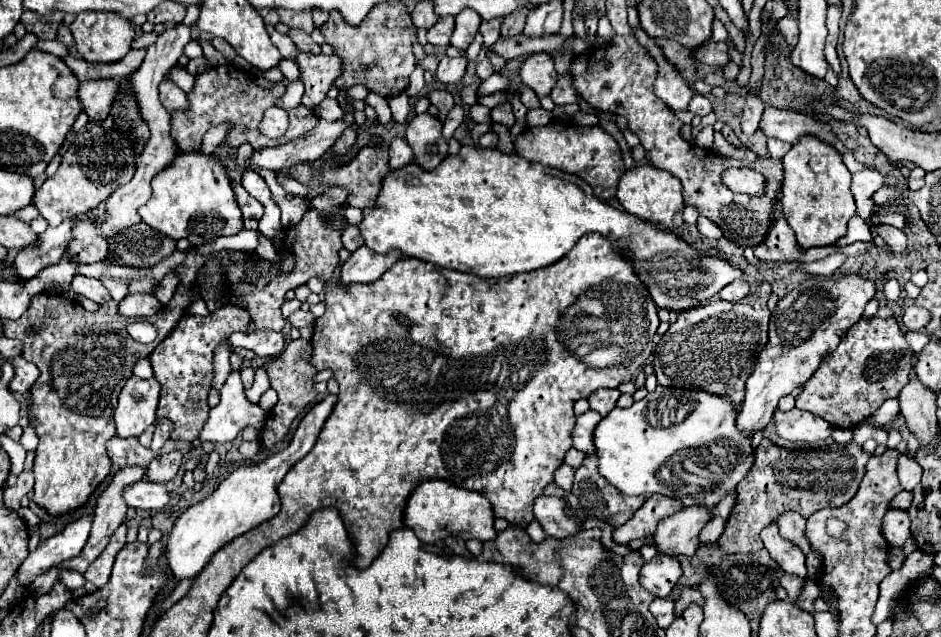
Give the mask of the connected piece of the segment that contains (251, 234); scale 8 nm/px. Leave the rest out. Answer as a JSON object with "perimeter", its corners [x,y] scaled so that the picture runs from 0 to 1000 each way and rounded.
{"perimeter":[[[256,361],[254,367],[245,370],[245,374],[235,374],[235,377],[228,377],[224,383],[216,383],[211,386],[209,396],[233,396],[233,392],[271,392],[273,389],[273,367],[271,361]]]}

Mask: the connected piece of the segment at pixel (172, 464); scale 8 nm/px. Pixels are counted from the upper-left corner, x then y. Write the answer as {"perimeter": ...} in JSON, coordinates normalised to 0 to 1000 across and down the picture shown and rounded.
{"perimeter":[[[182,710],[182,713],[169,713],[160,722],[160,728],[156,732],[154,741],[154,754],[156,757],[180,757],[192,732],[194,713],[192,710]]]}

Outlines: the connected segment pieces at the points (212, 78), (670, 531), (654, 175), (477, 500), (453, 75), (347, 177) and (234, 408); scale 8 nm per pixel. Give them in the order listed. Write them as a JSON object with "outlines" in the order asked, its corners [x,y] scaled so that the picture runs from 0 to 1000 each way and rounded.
{"outlines":[[[[231,104],[231,107],[218,110],[218,113],[209,116],[207,138],[199,151],[201,160],[203,160],[203,170],[197,173],[197,176],[186,176],[184,179],[184,188],[182,188],[182,214],[184,214],[184,220],[188,223],[188,229],[192,235],[197,235],[197,239],[211,235],[214,232],[214,217],[216,217],[216,210],[224,198],[235,195],[235,192],[245,192],[245,207],[241,210],[241,220],[239,220],[241,229],[252,232],[254,226],[265,223],[271,235],[277,235],[277,232],[284,232],[284,229],[303,226],[303,223],[316,217],[316,214],[322,214],[324,207],[333,204],[339,185],[333,179],[333,173],[328,173],[324,166],[318,166],[318,170],[307,173],[307,201],[305,201],[305,207],[299,217],[288,220],[288,217],[279,214],[275,207],[275,201],[273,201],[275,192],[277,192],[277,185],[279,185],[279,176],[286,166],[290,166],[292,157],[301,151],[301,144],[303,144],[303,135],[301,132],[292,132],[290,141],[275,138],[265,116],[260,116],[258,110],[250,110],[248,104]]],[[[728,794],[722,804],[705,813],[698,826],[698,863],[711,873],[734,873],[743,857],[745,829],[758,813],[747,794]]],[[[685,257],[685,261],[675,261],[664,270],[664,276],[658,283],[654,308],[664,333],[679,339],[683,345],[692,345],[694,352],[700,352],[702,358],[717,361],[717,358],[726,355],[728,320],[726,320],[724,301],[726,301],[726,292],[719,276],[713,276],[713,270]]],[[[471,754],[450,757],[445,766],[437,769],[437,779],[433,782],[430,801],[428,801],[428,823],[441,835],[441,841],[447,851],[462,851],[467,845],[473,845],[477,835],[486,838],[494,848],[526,848],[528,835],[524,829],[524,801],[518,782],[513,782],[507,772],[498,772],[486,763],[479,763]]],[[[486,88],[486,91],[469,91],[467,104],[464,104],[464,122],[471,132],[484,132],[492,122],[496,107],[496,88]]],[[[388,229],[369,261],[362,261],[362,264],[354,264],[350,257],[345,257],[345,267],[341,273],[335,273],[330,257],[326,257],[326,264],[322,267],[313,267],[311,279],[318,283],[320,289],[326,289],[326,292],[341,292],[341,289],[352,289],[352,292],[365,292],[365,295],[371,295],[373,305],[369,311],[369,320],[371,323],[377,323],[377,327],[394,327],[399,323],[399,314],[403,308],[403,298],[405,298],[405,286],[407,279],[411,276],[413,270],[413,242],[407,239],[407,235],[401,235],[401,232],[394,232],[394,229]]],[[[245,581],[243,593],[235,609],[235,631],[224,641],[220,666],[211,678],[211,691],[226,697],[243,697],[260,669],[277,672],[282,653],[282,644],[260,625],[260,609],[256,603],[254,584]]]]}

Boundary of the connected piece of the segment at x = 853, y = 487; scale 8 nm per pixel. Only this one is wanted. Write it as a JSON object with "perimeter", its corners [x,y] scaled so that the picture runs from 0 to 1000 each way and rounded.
{"perimeter":[[[809,691],[802,706],[802,728],[796,747],[783,760],[785,782],[768,838],[762,848],[764,860],[770,870],[809,863],[811,851],[807,851],[807,835],[834,801],[843,801],[853,813],[860,813],[877,794],[885,797],[900,791],[911,776],[923,716],[926,713],[917,710],[911,694],[881,694],[864,706],[836,706],[821,700],[817,691]]]}

